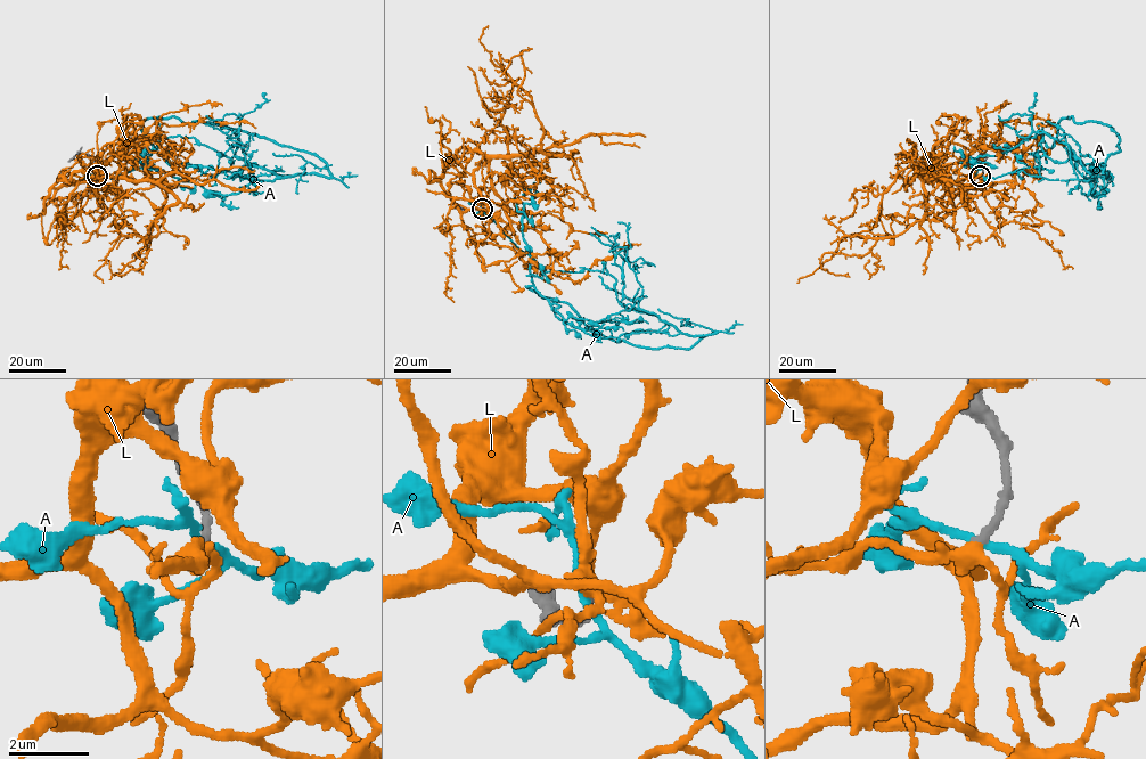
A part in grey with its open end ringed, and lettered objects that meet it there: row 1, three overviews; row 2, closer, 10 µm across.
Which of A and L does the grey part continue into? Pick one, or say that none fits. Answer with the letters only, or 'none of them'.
L

